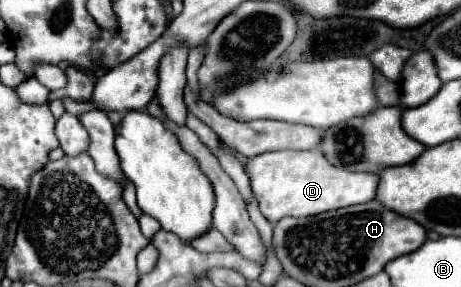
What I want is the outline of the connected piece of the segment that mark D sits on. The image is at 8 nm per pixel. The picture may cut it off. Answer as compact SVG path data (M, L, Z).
M318 149L310 151L274 151L262 153L246 163L252 193L260 205L262 215L276 223L282 217L308 217L340 207L368 203L374 199L378 175L342 171L326 163Z

